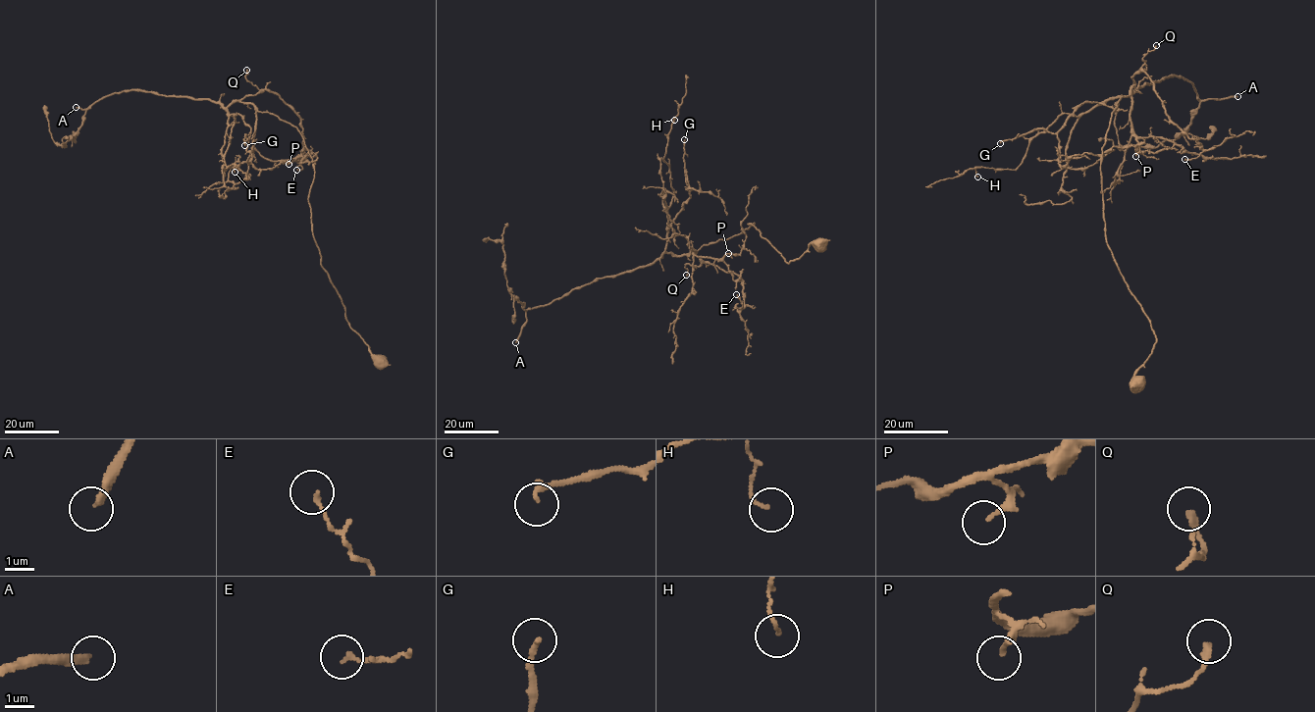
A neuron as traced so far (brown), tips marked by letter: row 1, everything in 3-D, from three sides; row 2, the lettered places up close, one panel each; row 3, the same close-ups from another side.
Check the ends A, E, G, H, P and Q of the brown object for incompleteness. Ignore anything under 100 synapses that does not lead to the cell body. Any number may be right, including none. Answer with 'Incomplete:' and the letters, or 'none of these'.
Incomplete: A

